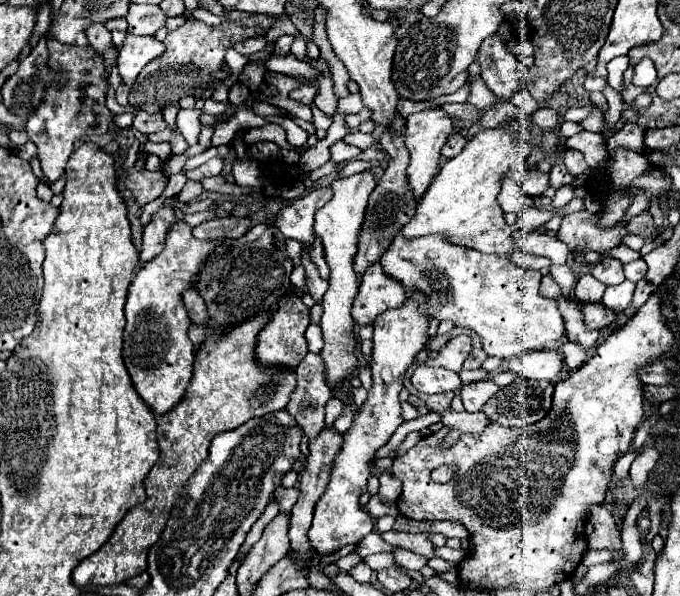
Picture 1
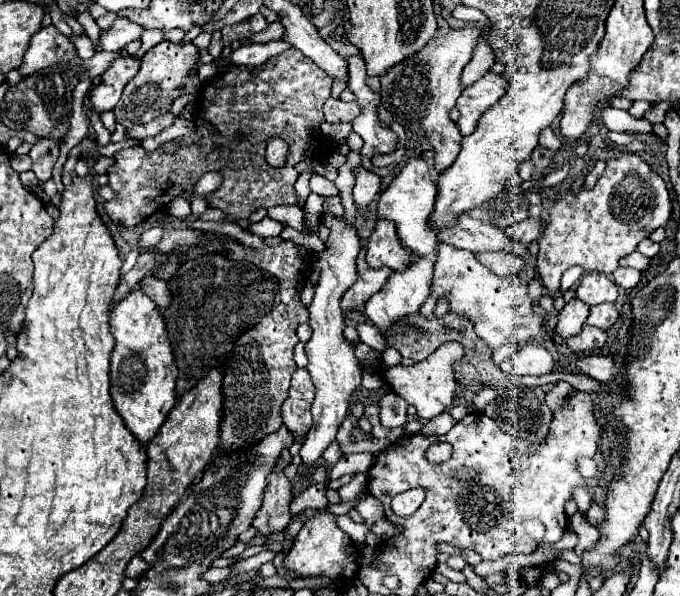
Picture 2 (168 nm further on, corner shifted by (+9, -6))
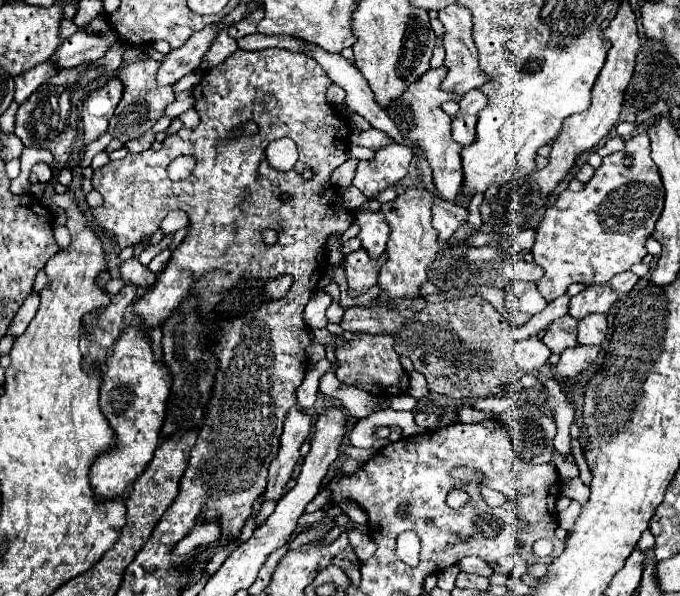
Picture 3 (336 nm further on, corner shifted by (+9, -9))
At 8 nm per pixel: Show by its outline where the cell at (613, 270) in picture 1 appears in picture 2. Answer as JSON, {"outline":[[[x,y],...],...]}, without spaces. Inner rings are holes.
{"outline":[[[587,273],[579,281],[577,299],[589,307],[599,303],[613,303],[617,299],[617,285],[603,273]]]}

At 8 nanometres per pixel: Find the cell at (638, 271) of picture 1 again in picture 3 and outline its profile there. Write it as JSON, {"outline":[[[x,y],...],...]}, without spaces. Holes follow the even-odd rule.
{"outline":[[[627,270],[627,272],[617,274],[609,284],[611,284],[611,288],[613,288],[615,292],[629,292],[629,290],[637,284],[637,280],[639,280],[639,276],[633,274],[631,270]]]}

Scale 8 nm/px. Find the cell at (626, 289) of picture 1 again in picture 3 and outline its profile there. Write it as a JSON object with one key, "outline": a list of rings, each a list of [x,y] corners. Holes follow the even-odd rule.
{"outline":[[[589,314],[579,322],[579,344],[599,346],[607,336],[607,316],[603,314]]]}

